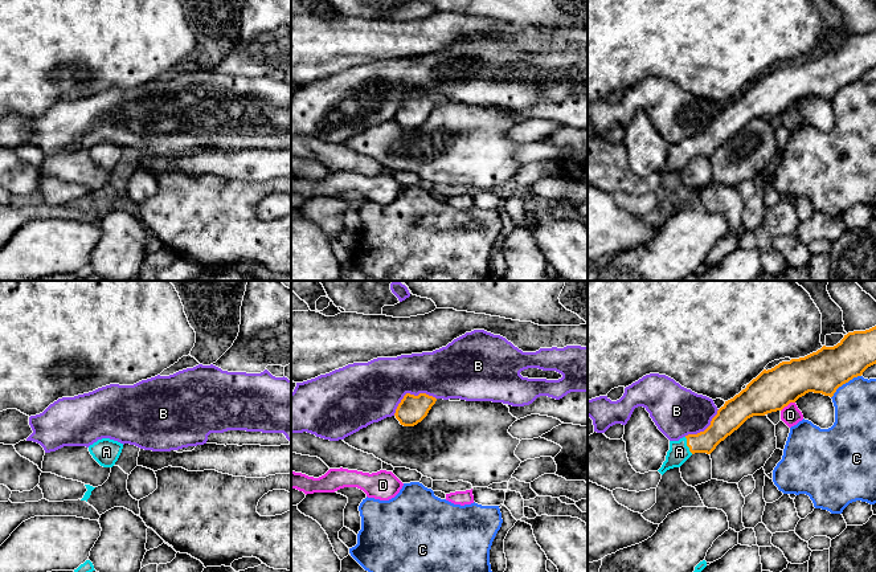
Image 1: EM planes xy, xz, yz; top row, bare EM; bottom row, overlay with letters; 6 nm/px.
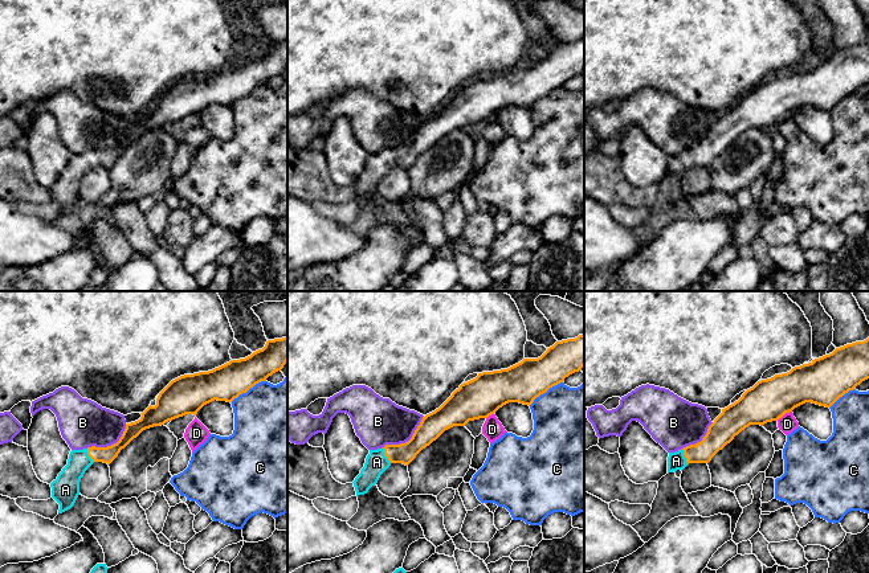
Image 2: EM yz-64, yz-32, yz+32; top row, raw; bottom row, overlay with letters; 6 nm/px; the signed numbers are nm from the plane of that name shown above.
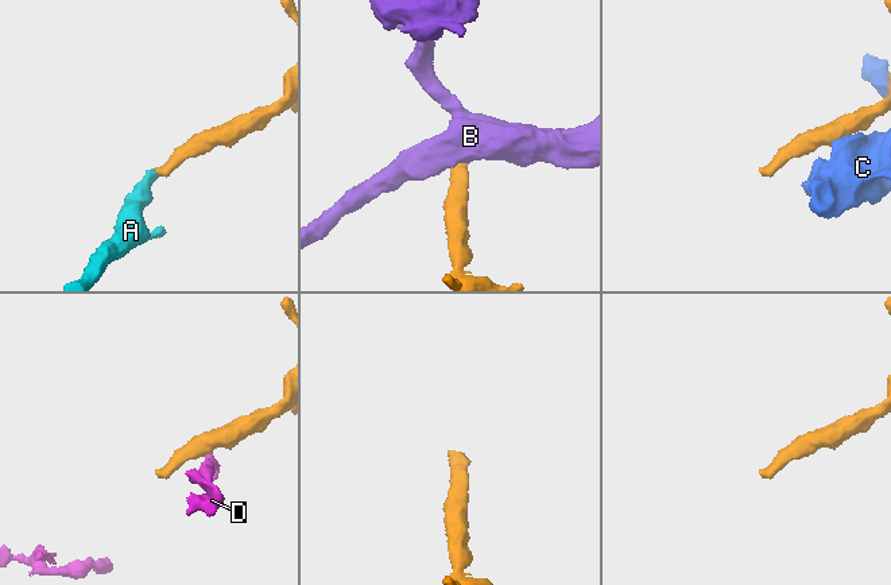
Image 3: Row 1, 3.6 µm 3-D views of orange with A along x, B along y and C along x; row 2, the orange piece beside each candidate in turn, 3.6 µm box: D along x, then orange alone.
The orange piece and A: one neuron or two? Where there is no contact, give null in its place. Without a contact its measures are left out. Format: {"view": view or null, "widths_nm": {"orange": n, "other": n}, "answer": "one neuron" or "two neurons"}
{"view": "yz", "widths_nm": {"orange": 140, "other": 120}, "answer": "one neuron"}

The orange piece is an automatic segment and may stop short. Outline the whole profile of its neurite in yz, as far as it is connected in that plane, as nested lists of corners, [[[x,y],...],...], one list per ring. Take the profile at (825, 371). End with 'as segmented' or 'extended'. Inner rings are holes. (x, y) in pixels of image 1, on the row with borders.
[[[876,326],[848,332],[834,347],[823,346],[805,358],[764,369],[745,389],[725,401],[704,432],[670,441],[666,461],[658,471],[663,475],[680,467],[695,453],[711,454],[748,418],[782,410],[809,392],[832,397],[839,387],[861,376],[873,364]]]; extended

